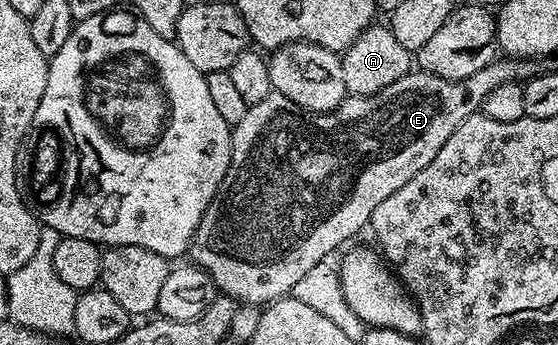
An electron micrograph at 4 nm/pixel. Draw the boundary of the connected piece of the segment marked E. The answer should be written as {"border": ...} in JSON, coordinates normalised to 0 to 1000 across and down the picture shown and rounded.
{"border":[[[892,165],[885,180],[867,188],[867,200],[846,212],[846,223],[830,229],[797,229],[771,206],[738,200],[729,217],[703,235],[703,246],[695,246],[672,275],[622,272],[600,322],[547,322],[543,310],[530,304],[530,293],[516,293],[516,281],[509,281],[495,261],[484,264],[480,281],[473,281],[473,293],[446,301],[437,342],[418,359],[412,386],[412,487],[405,496],[401,525],[391,542],[382,583],[362,623],[358,652],[348,678],[348,696],[341,704],[337,739],[339,748],[348,748],[342,751],[346,771],[364,774],[380,803],[385,835],[396,852],[410,855],[428,881],[482,884],[493,867],[518,858],[525,829],[538,803],[545,800],[545,791],[557,788],[566,768],[590,754],[591,736],[611,704],[624,701],[640,670],[654,672],[661,661],[667,617],[674,617],[674,594],[681,594],[681,583],[703,571],[703,559],[710,559],[710,548],[731,536],[731,525],[738,525],[738,513],[746,513],[746,501],[753,501],[753,490],[760,490],[760,478],[767,478],[767,467],[774,467],[774,455],[781,455],[781,443],[789,443],[796,409],[803,409],[803,397],[810,397],[810,386],[817,386],[817,374],[824,374],[828,354],[839,336],[862,325],[867,281],[875,281],[875,270],[882,270],[882,258],[889,258],[889,246],[919,241],[934,229],[953,229],[966,214],[968,194],[962,194],[964,188],[955,171],[930,177],[919,165]]]}

